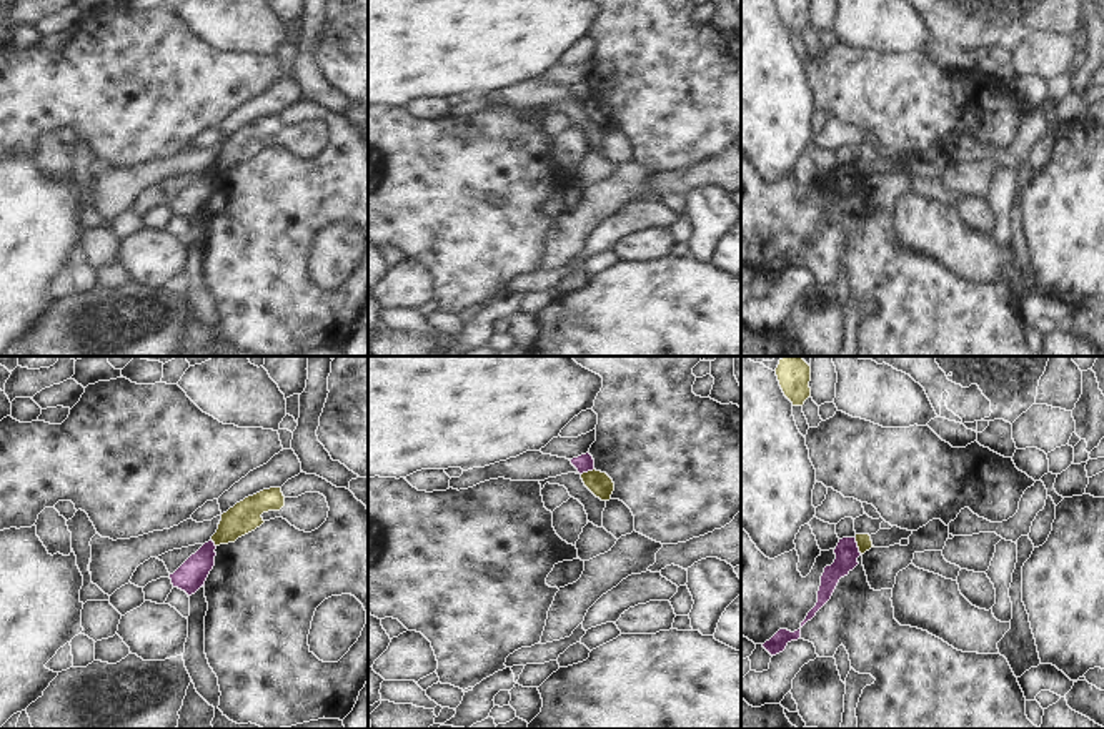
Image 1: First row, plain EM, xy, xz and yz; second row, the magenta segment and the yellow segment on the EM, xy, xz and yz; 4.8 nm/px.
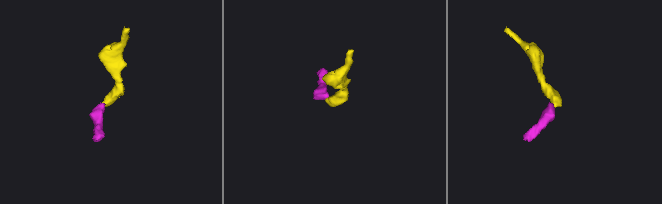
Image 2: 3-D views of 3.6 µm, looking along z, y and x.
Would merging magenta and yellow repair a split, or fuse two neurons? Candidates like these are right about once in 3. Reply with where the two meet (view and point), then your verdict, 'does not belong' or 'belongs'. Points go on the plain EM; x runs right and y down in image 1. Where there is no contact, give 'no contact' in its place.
meets magenta in yz at (856, 173); does not belong

